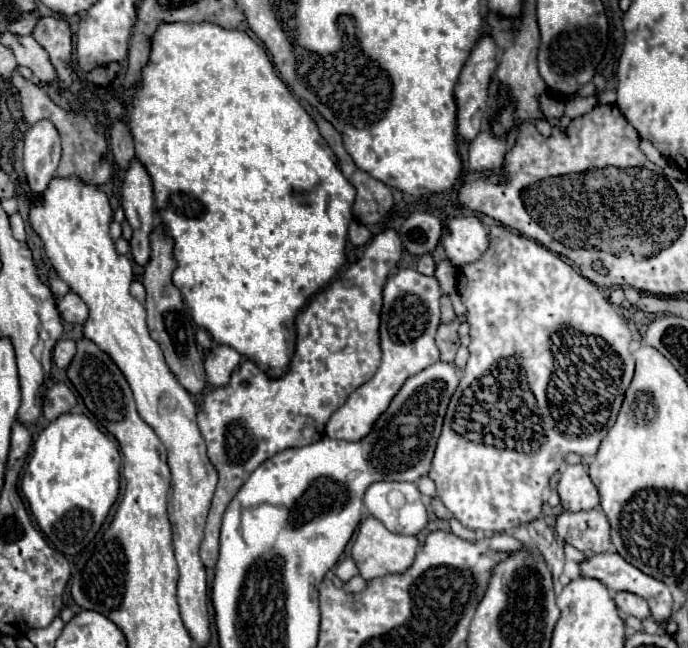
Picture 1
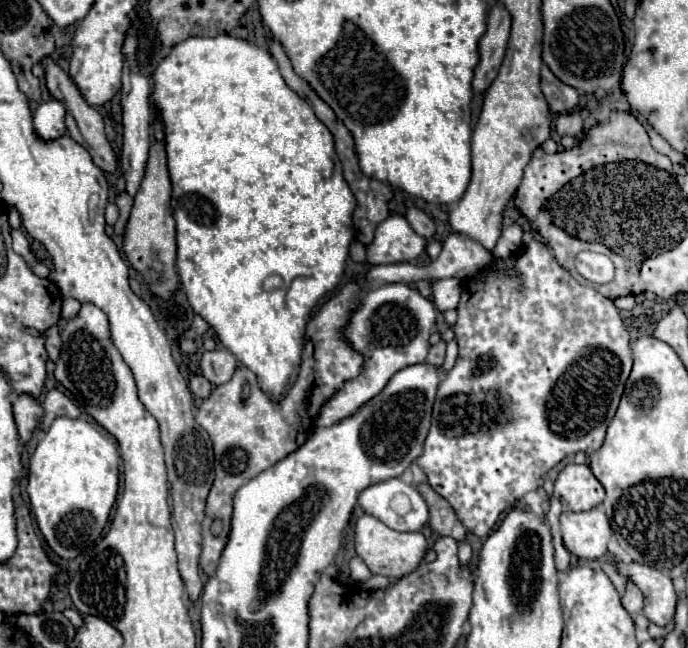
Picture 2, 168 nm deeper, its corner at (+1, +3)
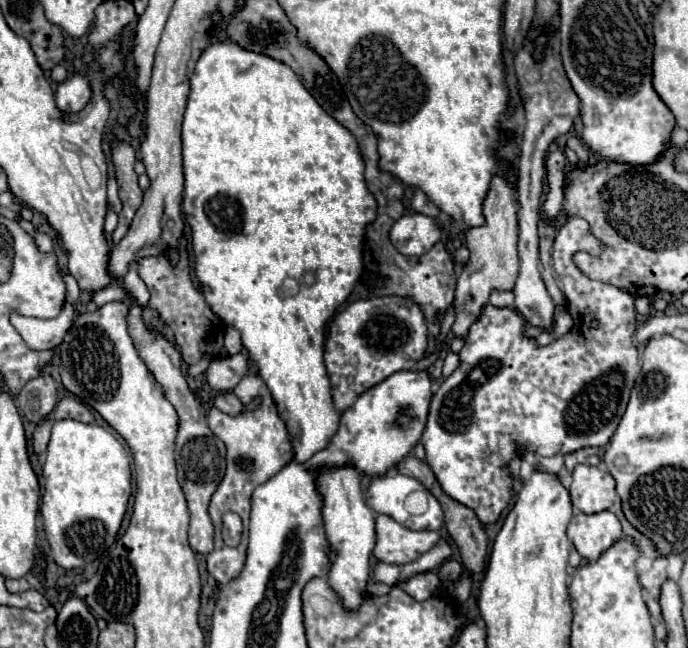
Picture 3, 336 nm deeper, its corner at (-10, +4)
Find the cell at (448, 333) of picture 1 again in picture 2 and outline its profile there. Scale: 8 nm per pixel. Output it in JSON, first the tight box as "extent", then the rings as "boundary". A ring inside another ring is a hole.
{"extent":[427,342,445,368],"boundary":[[[437,342],[435,346],[431,346],[429,354],[427,354],[427,364],[433,364],[437,368],[441,368],[443,364],[443,358],[445,358],[445,342]]]}

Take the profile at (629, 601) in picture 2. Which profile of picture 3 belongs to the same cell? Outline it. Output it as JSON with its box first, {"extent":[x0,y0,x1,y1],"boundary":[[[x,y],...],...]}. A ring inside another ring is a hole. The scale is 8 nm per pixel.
{"extent":[640,557,668,597],"boundary":[[[656,557],[652,567],[640,575],[640,585],[652,595],[652,597],[658,597],[660,595],[660,585],[664,583],[664,579],[668,577],[666,575],[666,565],[668,561],[664,557]]]}

